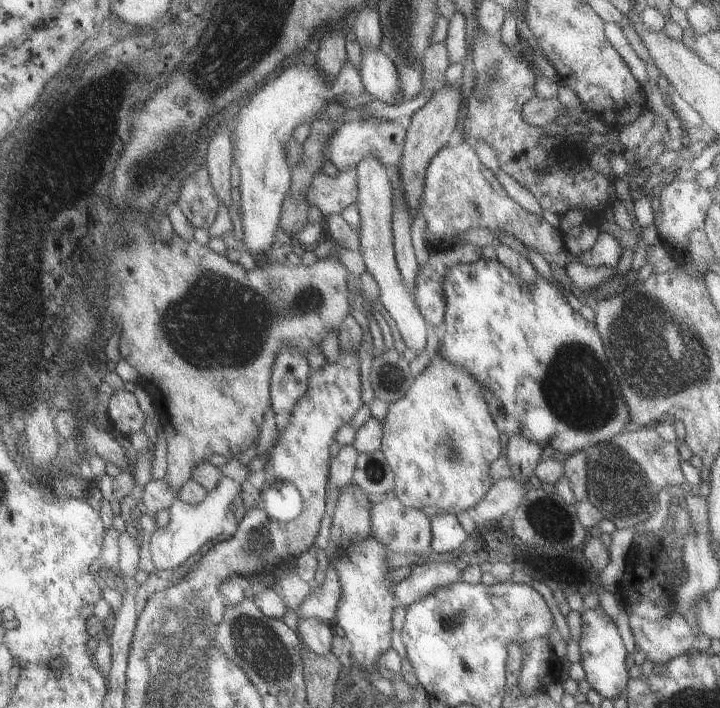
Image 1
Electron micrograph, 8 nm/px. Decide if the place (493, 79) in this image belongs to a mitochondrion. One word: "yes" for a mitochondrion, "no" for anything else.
yes

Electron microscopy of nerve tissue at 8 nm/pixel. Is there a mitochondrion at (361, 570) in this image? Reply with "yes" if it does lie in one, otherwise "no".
yes

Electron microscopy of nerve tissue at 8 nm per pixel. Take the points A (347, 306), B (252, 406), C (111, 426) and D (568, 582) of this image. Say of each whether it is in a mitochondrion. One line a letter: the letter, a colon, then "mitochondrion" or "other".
A: other
B: other
C: other
D: other

